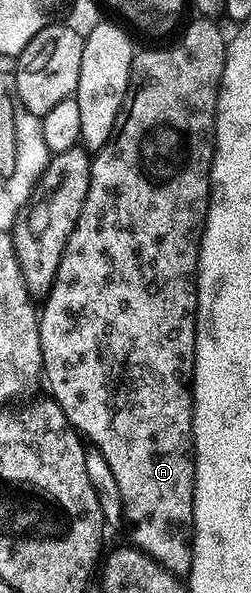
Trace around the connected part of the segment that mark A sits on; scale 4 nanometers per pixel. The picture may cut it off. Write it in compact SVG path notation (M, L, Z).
M197 16L194 17L194 19L194 22L186 28L185 35L183 35L174 46L169 46L166 50L138 49L136 53L134 53L127 96L123 100L121 111L115 120L115 128L107 140L107 144L102 150L98 150L92 155L87 200L83 200L83 212L79 212L79 220L75 224L75 228L71 232L71 236L65 245L63 256L59 260L59 268L57 269L53 286L49 289L49 293L44 295L43 302L45 302L45 307L40 307L38 324L38 336L42 356L41 369L43 371L43 378L45 376L45 382L49 385L50 391L48 390L48 393L51 395L53 401L59 403L63 408L63 412L67 416L67 420L70 424L73 425L73 429L76 430L78 434L88 439L103 456L103 460L107 460L107 464L111 464L111 472L115 476L115 484L119 484L123 522L126 527L129 525L128 541L136 546L138 550L142 550L148 558L155 559L164 570L170 570L175 576L188 575L189 569L191 568L191 560L193 559L193 392L191 383L193 381L193 357L195 356L195 328L197 327L197 251L201 241L201 229L205 226L205 217L209 211L209 173L211 172L211 164L213 163L213 135L217 124L217 89L221 87L221 77L223 76L223 68L225 67L225 51L227 49L227 34L224 34L224 32L216 26L218 23L214 21L214 19L204 16Z

